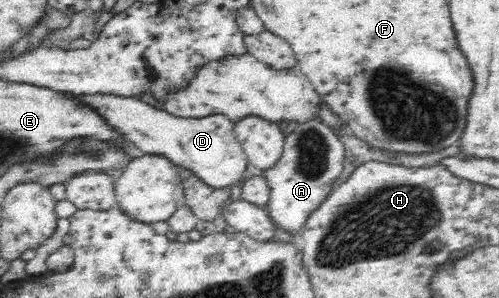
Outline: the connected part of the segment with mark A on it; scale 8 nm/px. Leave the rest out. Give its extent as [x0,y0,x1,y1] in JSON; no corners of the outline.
[262,119,344,237]

